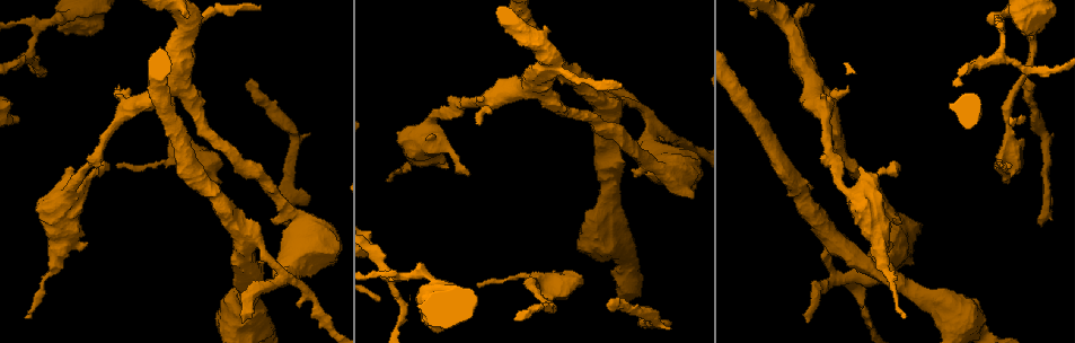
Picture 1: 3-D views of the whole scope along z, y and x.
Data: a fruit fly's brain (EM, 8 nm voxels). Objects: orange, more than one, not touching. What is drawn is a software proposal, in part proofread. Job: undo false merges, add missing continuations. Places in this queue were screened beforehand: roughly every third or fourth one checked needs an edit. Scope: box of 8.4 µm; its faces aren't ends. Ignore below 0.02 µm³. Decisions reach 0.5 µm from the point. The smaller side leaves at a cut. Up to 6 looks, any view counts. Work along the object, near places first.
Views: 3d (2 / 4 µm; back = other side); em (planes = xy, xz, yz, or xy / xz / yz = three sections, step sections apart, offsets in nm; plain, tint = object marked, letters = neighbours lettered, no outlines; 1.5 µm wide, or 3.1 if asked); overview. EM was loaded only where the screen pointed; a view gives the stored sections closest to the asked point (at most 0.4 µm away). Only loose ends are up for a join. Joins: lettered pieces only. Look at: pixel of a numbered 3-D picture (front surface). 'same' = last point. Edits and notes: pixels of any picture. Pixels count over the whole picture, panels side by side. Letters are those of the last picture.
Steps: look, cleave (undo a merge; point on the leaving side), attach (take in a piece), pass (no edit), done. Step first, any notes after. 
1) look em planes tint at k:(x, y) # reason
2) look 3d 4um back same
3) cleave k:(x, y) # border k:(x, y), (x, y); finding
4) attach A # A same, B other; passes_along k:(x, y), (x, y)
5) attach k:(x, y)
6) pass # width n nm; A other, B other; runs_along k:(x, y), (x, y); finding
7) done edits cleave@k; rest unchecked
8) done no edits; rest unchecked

look em planes plain at 1:(1028, 80) # an open end

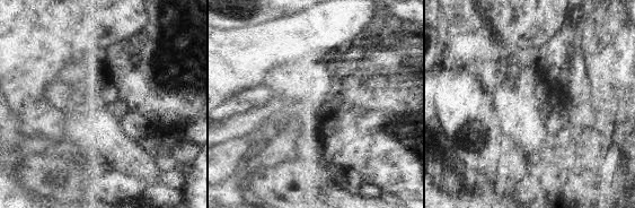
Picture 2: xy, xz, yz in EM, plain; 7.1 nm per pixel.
look em planes tint same

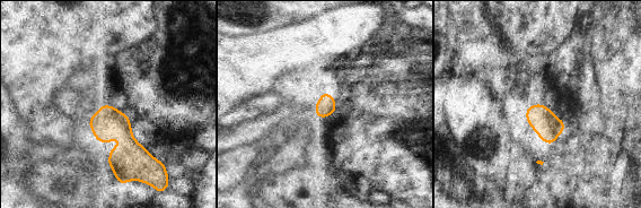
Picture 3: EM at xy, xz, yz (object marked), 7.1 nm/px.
look em planes letters same

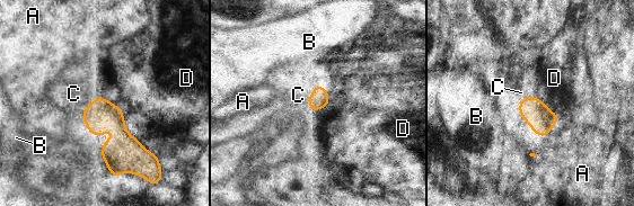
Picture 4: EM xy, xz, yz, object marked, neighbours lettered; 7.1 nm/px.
pass # longest_contact A 200 nm; A other, B other, C other, D other; border 4:(325, 88), (328, 102), (313, 112); none of them fits

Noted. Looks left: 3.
look em xy step 4 tint at 1:(848, 85) # free end

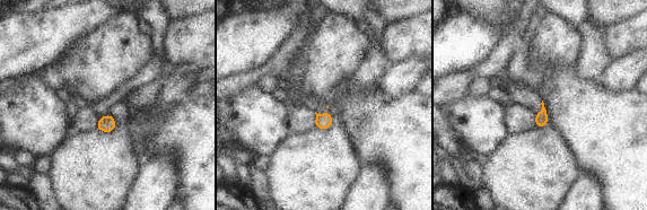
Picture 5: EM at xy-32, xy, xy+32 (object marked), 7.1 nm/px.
look em planes letters same

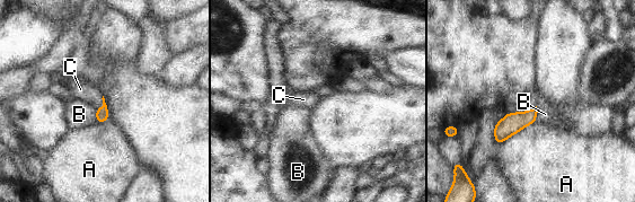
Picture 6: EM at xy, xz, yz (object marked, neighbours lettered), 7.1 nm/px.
attach 6:(80, 89) # A other, B other, C same; passes_along 6:(102, 114), (103, 103), (80, 89); it goes on there

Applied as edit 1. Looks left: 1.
look em planes letters at 1:(243, 322)

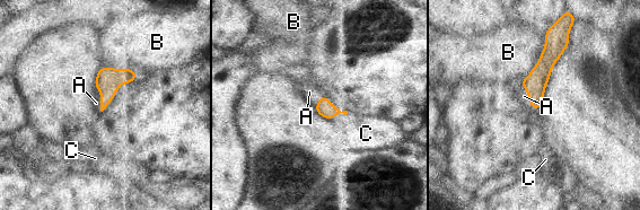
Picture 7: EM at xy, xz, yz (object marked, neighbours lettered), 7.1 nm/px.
attach 7:(524, 96) # longest_contact B 280 nm; A same, B other, C other; passes_along 7:(535, 84), (528, 95), (524, 96); the neuron continues

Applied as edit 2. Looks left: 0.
done edits attach@6, attach@7; rest unchecked

